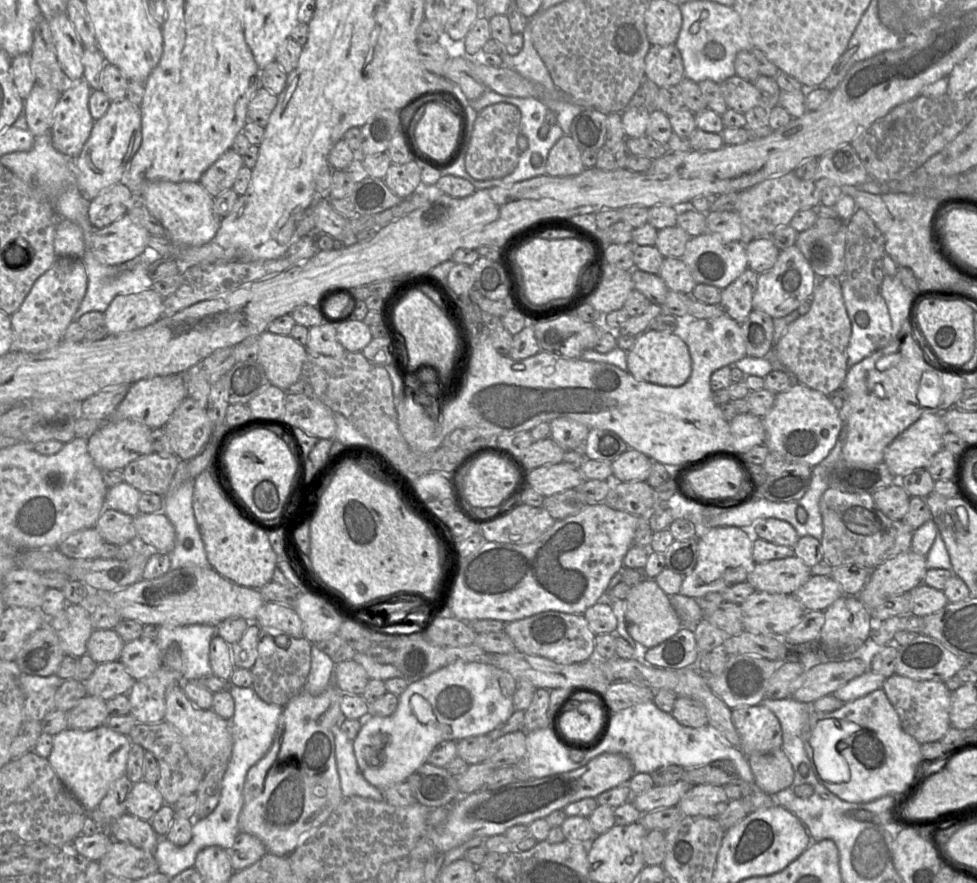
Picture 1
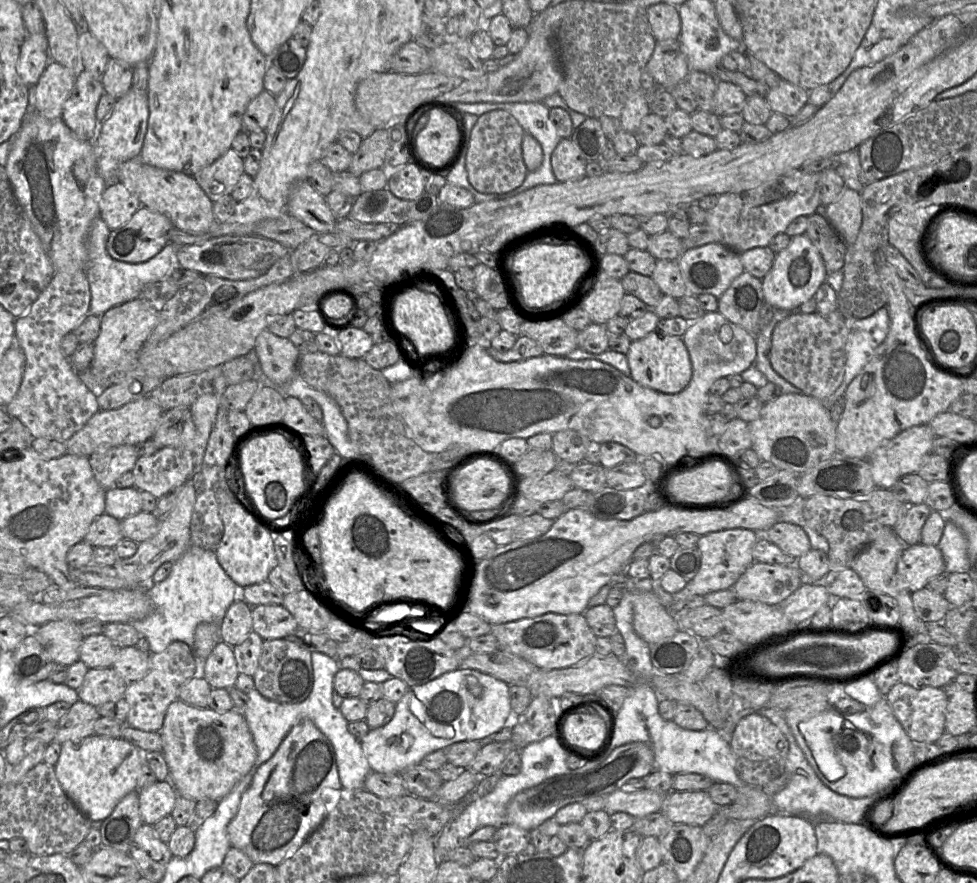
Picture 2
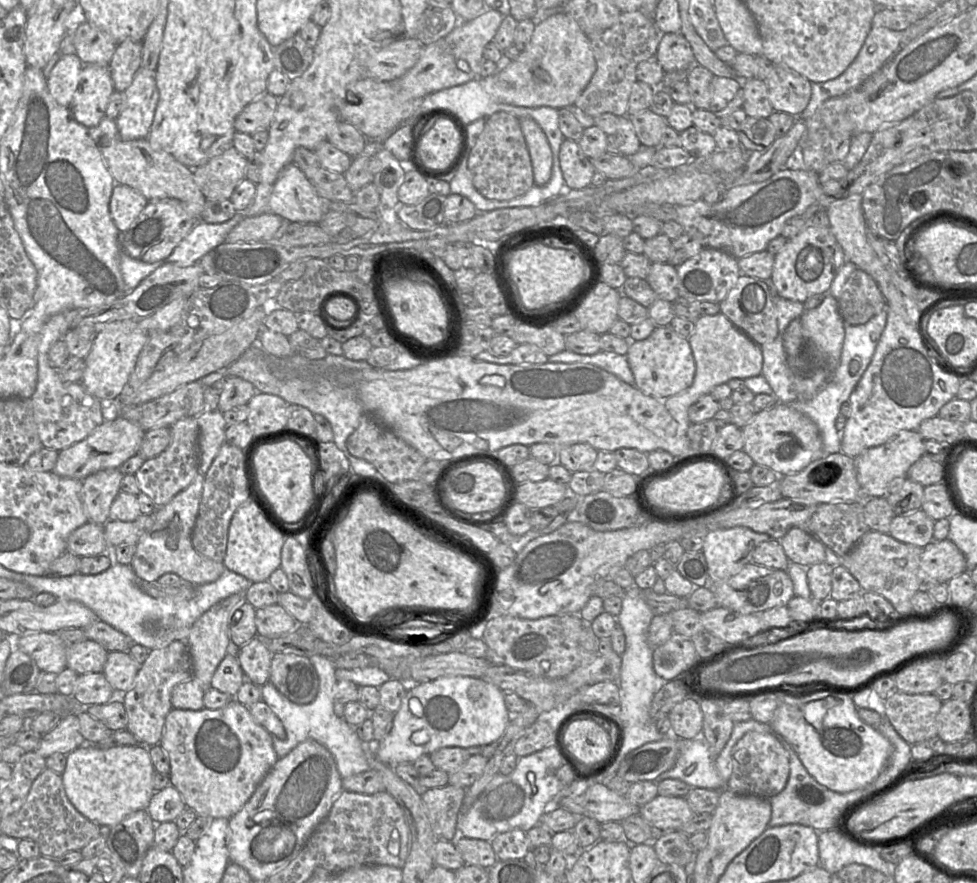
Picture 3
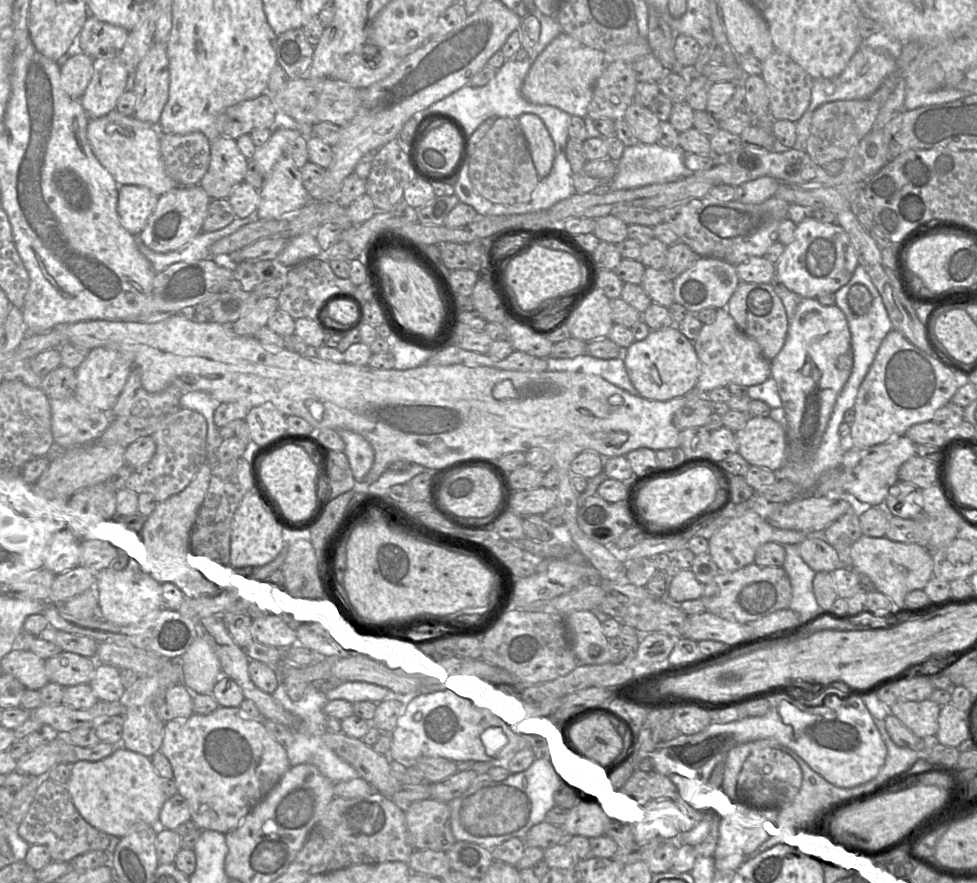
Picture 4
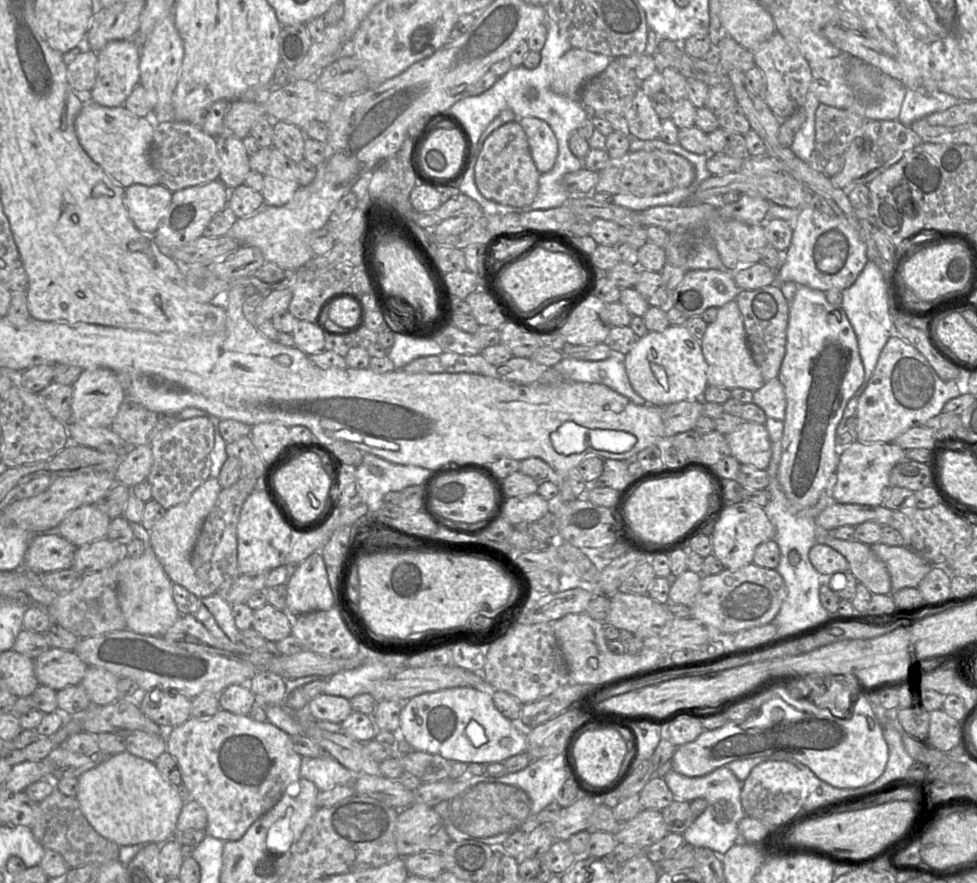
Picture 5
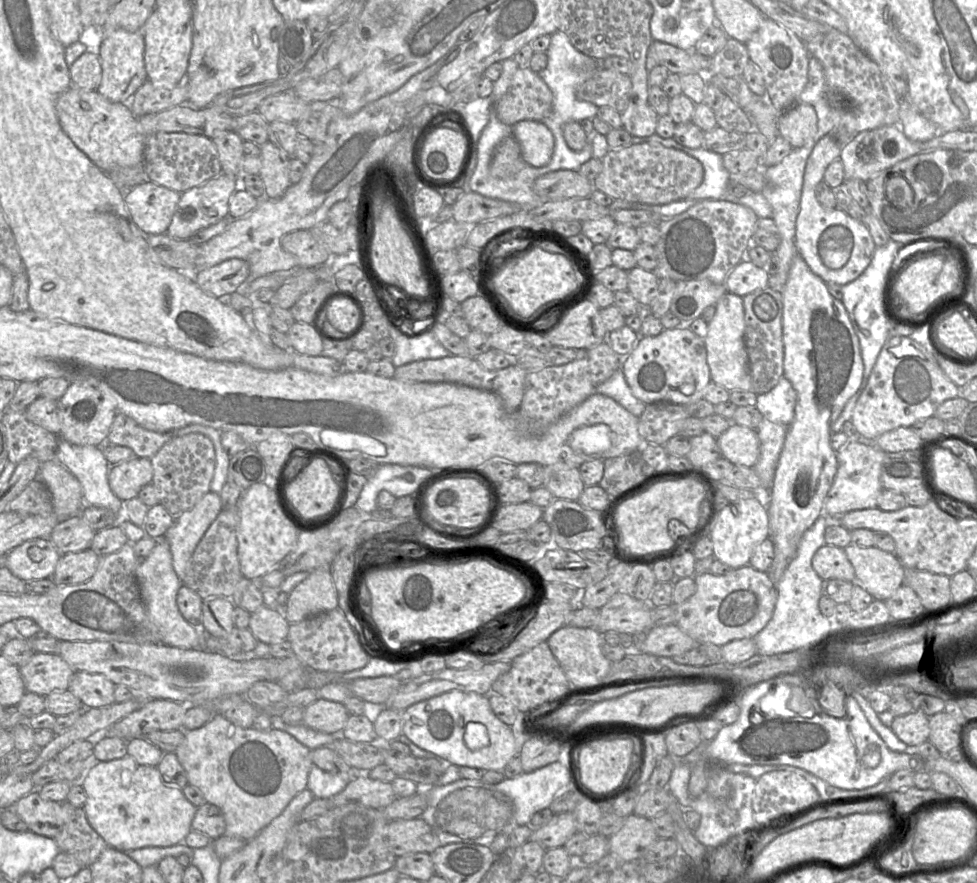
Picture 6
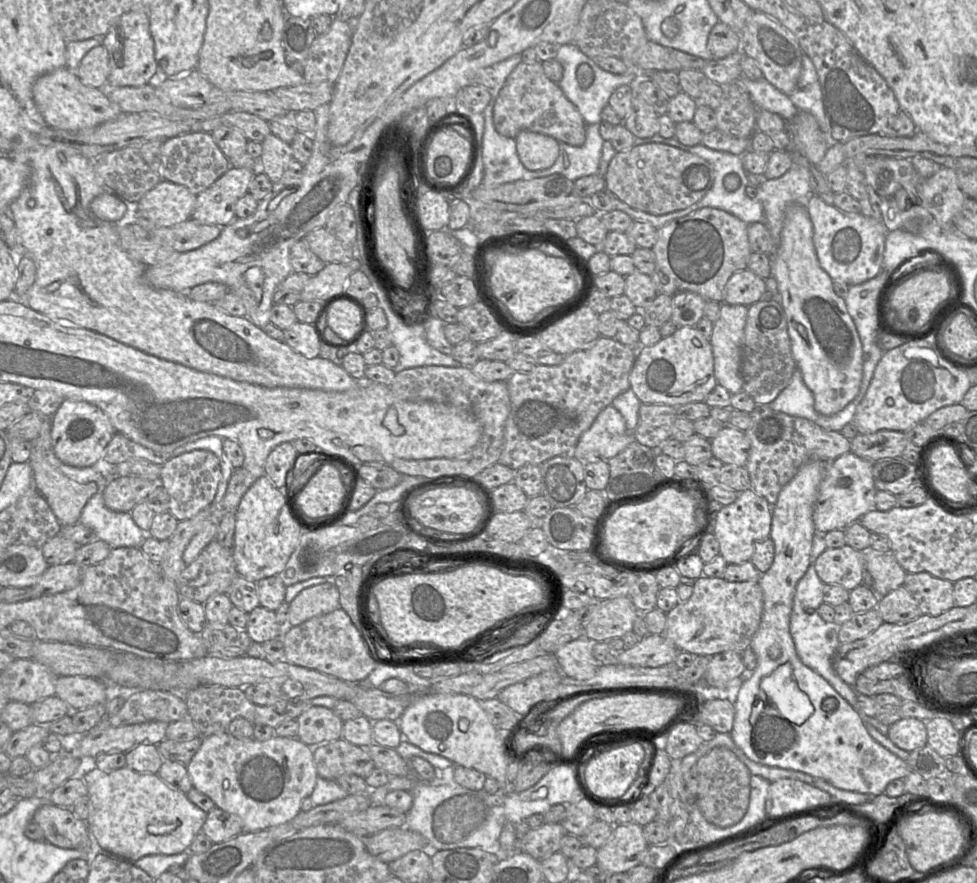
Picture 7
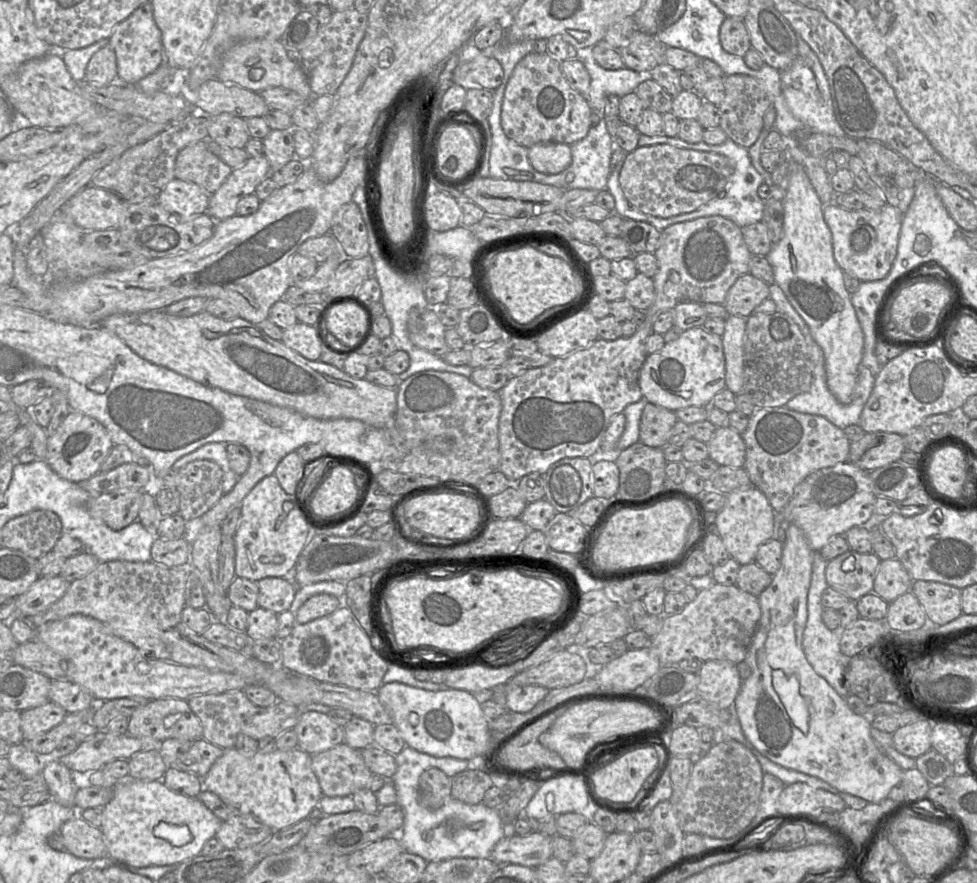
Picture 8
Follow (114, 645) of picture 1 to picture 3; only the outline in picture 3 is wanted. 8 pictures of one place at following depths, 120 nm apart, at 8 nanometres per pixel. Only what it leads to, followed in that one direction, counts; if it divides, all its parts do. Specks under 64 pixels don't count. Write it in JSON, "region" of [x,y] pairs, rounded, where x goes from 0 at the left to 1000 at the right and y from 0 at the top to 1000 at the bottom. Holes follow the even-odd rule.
{"region":[[[95,725],[69,730],[69,755],[80,764],[105,761],[110,743],[111,737]]]}

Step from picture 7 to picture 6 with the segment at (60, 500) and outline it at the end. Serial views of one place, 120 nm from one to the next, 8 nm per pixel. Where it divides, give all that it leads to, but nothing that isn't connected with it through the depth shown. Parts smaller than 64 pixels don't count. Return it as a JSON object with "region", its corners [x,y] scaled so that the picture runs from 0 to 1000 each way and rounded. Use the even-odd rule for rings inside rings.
{"region":[[[57,521],[42,524],[40,538],[37,541],[43,545],[53,562],[54,579],[60,590],[69,589],[77,583],[82,583],[86,575],[84,552],[79,541]]]}

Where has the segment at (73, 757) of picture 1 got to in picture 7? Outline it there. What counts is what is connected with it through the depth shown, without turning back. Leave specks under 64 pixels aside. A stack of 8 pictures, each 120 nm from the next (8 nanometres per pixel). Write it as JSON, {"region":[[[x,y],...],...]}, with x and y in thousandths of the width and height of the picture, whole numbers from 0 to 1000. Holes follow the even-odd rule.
{"region":[[[130,867],[113,874],[95,870],[85,879],[85,884],[92,905],[92,920],[88,932],[97,964],[130,975],[137,976],[149,968],[175,968],[192,964],[212,925],[212,920],[195,908],[188,897],[173,890],[159,875],[143,875]]]}

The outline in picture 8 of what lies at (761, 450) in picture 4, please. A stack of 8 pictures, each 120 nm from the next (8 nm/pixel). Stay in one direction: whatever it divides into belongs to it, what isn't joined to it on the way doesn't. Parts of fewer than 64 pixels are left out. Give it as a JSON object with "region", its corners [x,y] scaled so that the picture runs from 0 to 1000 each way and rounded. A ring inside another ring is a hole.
{"region":[[[735,484],[724,505],[726,519],[736,528],[762,530],[764,504],[759,492],[749,484]]]}

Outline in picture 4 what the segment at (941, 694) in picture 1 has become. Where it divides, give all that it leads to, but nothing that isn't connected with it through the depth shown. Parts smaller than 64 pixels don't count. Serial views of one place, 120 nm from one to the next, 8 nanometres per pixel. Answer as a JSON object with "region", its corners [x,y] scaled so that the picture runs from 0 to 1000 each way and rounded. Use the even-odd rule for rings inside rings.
{"region":[[[948,792],[945,794],[918,793],[910,806],[938,834],[958,832],[963,800]]]}

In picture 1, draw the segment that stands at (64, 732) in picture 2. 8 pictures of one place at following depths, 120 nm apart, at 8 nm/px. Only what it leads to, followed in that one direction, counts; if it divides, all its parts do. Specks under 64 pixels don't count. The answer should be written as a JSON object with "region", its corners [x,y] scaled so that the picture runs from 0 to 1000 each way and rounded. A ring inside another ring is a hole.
{"region":[[[89,787],[69,806],[70,823],[93,827],[106,821],[112,811],[107,793]]]}

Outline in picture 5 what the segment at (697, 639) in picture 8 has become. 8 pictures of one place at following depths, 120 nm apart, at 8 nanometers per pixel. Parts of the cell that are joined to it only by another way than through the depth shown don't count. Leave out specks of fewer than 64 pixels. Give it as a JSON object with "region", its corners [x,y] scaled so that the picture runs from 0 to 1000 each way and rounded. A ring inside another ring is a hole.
{"region":[[[768,638],[754,646],[741,644],[735,650],[719,652],[716,667],[709,677],[707,699],[722,708],[729,723],[790,706],[806,675],[806,666],[794,644]]]}

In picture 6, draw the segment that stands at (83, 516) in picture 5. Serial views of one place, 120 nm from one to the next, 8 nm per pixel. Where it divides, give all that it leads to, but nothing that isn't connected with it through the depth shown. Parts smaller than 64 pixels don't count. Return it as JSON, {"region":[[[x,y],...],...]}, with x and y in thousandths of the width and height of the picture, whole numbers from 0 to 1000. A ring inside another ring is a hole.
{"region":[[[83,583],[60,591],[50,610],[62,629],[93,621],[98,601]]]}

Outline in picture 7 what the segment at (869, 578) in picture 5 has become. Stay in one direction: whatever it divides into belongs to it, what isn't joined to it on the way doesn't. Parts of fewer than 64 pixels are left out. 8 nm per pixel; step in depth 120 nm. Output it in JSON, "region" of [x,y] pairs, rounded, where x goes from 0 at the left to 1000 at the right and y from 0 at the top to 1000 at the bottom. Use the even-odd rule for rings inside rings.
{"region":[[[892,621],[881,625],[884,626],[884,644],[892,651],[893,667],[900,676],[924,663],[928,649],[913,625],[899,625]]]}

